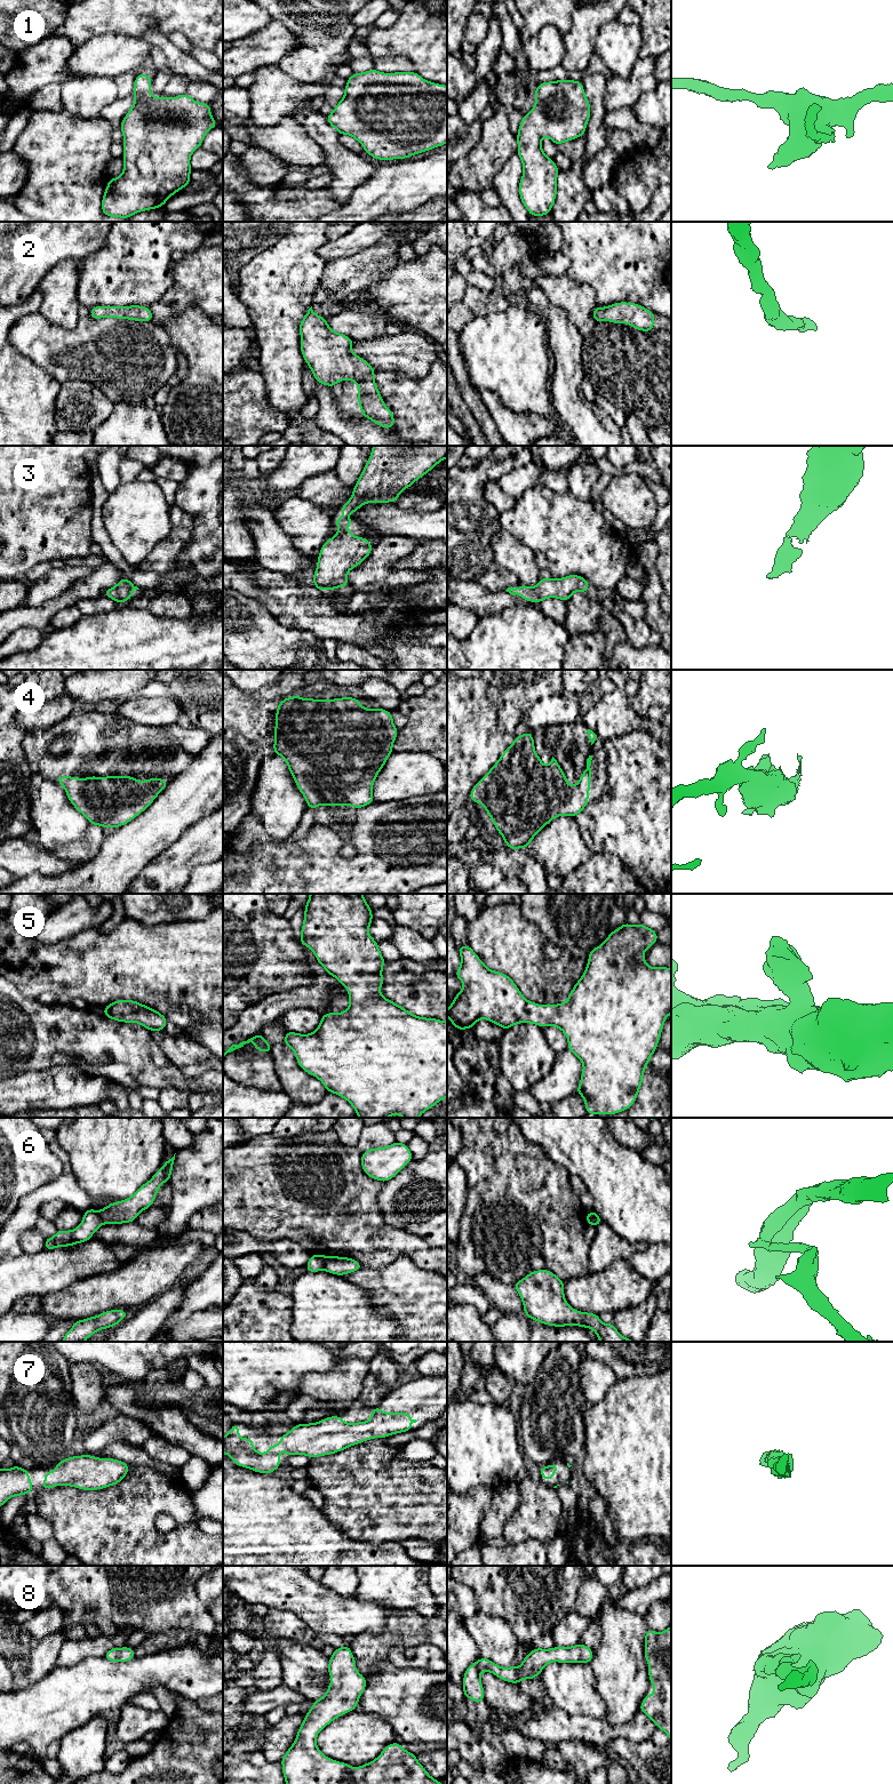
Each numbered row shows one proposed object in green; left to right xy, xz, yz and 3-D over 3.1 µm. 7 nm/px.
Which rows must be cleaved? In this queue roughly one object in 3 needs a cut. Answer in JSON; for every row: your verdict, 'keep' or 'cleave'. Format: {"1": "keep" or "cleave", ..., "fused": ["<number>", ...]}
{"1": "keep", "2": "keep", "3": "keep", "4": "keep", "5": "keep", "6": "cleave", "7": "keep", "8": "keep", "fused": ["6"]}

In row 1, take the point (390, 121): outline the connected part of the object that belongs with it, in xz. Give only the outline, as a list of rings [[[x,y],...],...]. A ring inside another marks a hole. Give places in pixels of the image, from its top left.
[[[372,69],[353,73],[344,88],[344,97],[326,117],[340,135],[357,139],[374,159],[406,159],[447,143],[447,86],[429,82],[416,72],[383,73]]]

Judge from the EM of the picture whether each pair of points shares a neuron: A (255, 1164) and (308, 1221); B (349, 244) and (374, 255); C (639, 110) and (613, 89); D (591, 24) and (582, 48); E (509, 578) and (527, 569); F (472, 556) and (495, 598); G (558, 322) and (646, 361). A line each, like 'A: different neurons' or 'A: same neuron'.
A: same neuron
B: different neurons
C: different neurons
D: same neuron
E: different neurons
F: different neurons
G: different neurons

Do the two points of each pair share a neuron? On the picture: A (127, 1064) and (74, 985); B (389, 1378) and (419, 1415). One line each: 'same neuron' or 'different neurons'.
A: different neurons
B: different neurons

